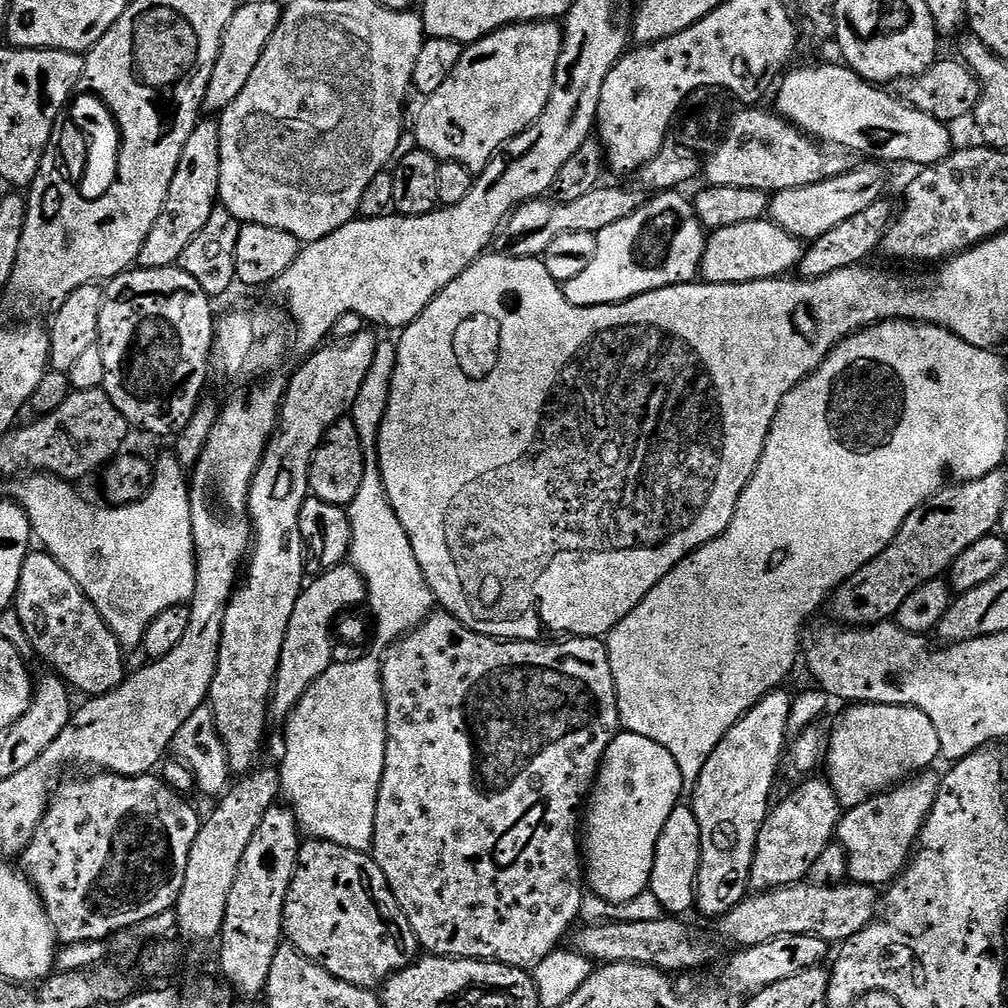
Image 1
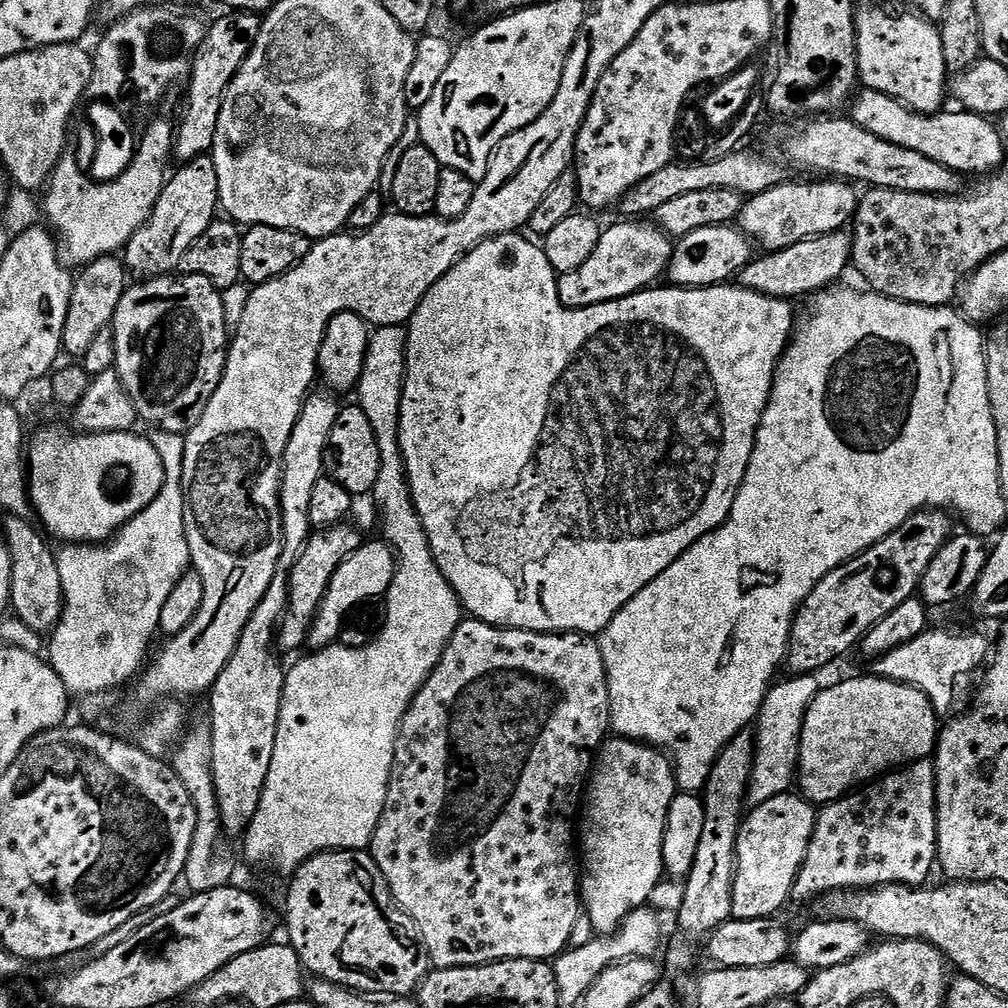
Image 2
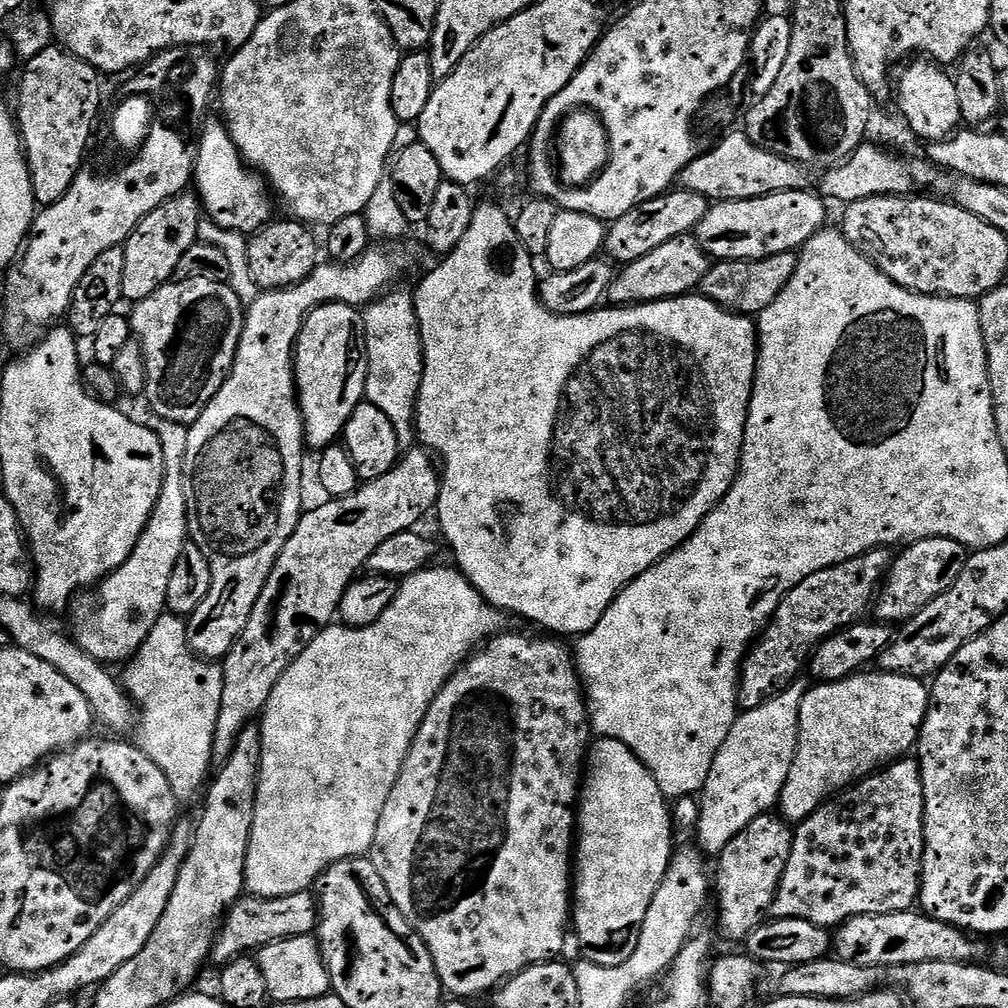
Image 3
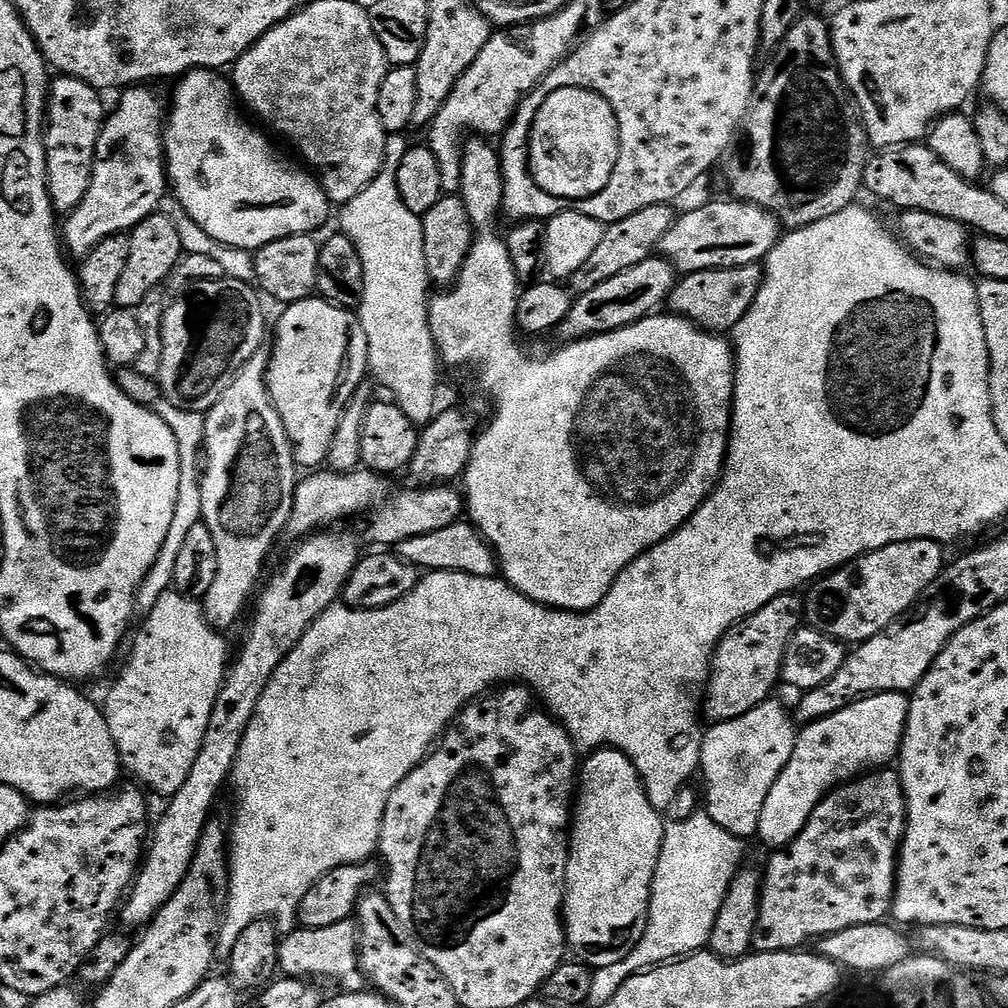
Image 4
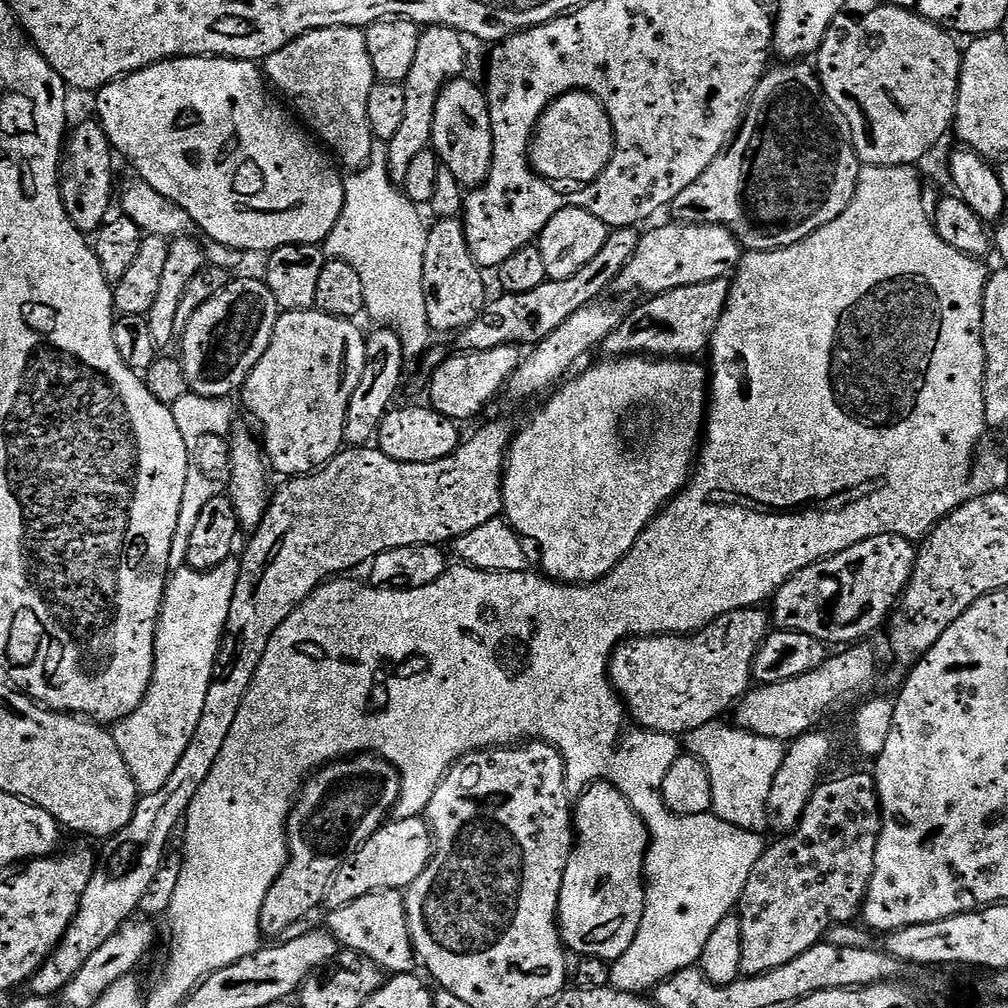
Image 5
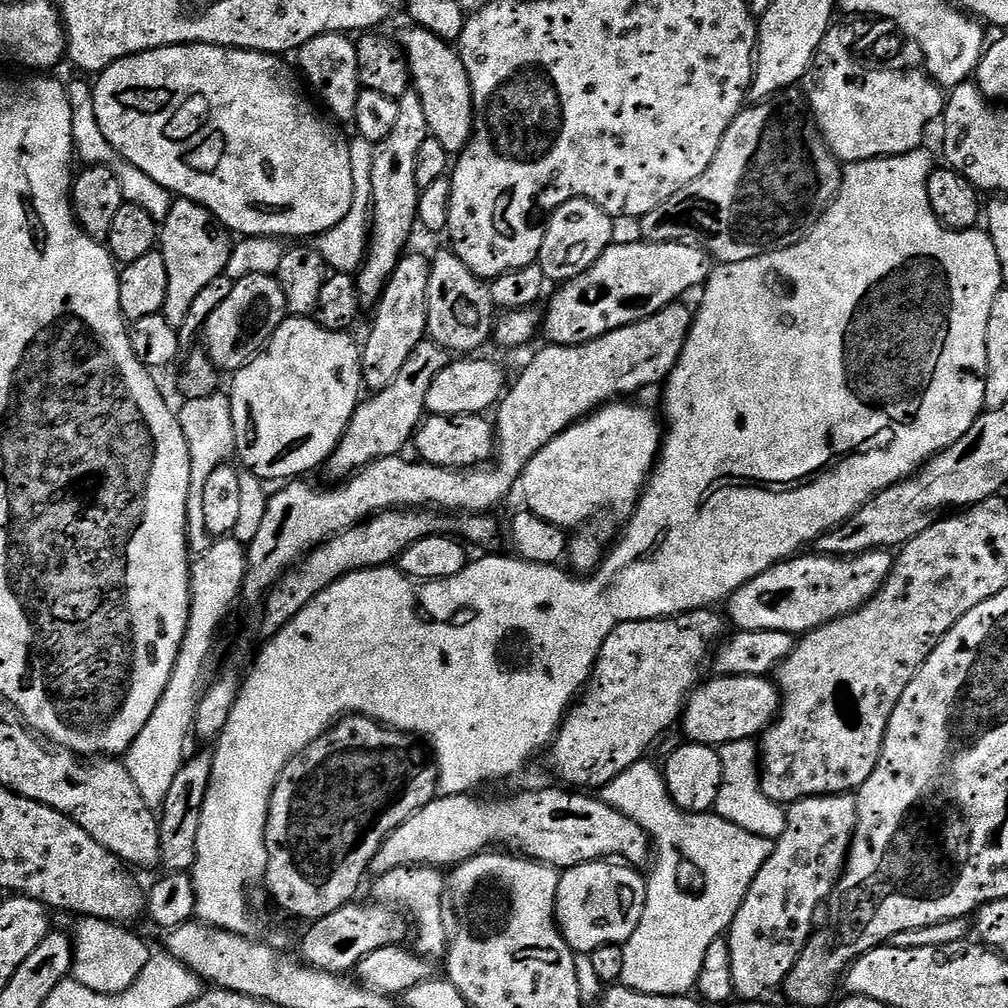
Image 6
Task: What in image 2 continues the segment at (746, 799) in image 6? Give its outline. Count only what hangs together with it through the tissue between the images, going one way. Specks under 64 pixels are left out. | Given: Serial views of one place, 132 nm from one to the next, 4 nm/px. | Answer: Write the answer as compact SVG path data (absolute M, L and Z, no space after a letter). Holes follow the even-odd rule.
M843 659L826 662L826 666L822 666L816 672L789 675L789 680L781 679L769 688L760 714L754 721L756 757L752 763L752 777L748 783L748 800L753 805L770 802L770 798L793 787L798 776L802 722L806 718L806 710L823 688L838 686L841 680L848 679L850 669L844 663Z

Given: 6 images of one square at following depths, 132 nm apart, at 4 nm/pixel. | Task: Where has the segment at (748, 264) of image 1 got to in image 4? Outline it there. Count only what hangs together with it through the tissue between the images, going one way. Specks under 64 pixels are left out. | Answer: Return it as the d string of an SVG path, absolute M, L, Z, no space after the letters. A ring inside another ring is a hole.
M667 258L643 260L638 266L630 266L630 270L622 270L622 274L614 274L614 278L602 282L602 286L594 286L594 290L586 290L573 299L570 314L566 314L558 329L561 341L584 340L588 336L613 332L653 315L659 309L656 307L667 301L677 279L677 269Z

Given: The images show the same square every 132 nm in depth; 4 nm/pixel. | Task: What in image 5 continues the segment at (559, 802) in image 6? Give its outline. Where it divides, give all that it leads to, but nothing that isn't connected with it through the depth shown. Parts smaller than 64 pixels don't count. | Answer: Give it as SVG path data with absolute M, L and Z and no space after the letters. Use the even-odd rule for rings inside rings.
M411 816L405 820L396 818L385 823L344 863L342 870L338 870L334 882L328 888L327 907L341 908L375 892L407 890L424 873L424 867L432 860L433 851L434 833L427 819Z

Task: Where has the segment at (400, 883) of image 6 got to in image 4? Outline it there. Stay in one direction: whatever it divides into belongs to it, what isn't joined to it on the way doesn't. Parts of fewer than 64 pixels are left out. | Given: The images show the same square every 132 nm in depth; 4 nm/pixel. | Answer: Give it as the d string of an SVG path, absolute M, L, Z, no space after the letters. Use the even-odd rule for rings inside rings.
M351 919L334 922L334 926L321 928L297 927L288 937L281 939L278 944L278 968L284 976L299 976L301 978L317 978L337 980L344 992L363 992L366 988L366 977L360 967L360 937L358 928Z

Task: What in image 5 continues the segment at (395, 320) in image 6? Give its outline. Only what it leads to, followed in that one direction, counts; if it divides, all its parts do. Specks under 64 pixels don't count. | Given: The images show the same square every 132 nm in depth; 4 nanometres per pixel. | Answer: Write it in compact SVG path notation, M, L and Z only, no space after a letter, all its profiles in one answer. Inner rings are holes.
M376 330L368 332L366 339L366 366L360 379L358 390L350 398L350 406L346 414L344 427L344 442L348 446L368 446L377 439L382 418L393 407L392 399L400 388L400 379L404 376L404 347L398 333L391 330Z

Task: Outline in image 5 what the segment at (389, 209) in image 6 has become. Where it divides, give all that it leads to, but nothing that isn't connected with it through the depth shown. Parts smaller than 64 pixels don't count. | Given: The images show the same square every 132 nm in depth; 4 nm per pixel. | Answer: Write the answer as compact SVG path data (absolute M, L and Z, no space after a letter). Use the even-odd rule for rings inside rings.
M444 25L428 26L420 33L418 54L414 54L414 66L410 66L410 74L403 82L406 90L405 119L398 134L387 141L388 169L390 178L395 184L403 186L406 174L409 173L410 158L429 151L434 130L434 110L438 106L438 94L448 83L463 77L464 63L468 60L468 52L464 49L465 37L453 28Z

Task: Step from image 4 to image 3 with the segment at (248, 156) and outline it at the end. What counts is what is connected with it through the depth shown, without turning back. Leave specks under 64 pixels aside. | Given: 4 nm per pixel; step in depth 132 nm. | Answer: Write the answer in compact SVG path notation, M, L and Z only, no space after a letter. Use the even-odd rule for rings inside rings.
M209 119L200 134L200 149L196 155L194 177L194 188L197 188L195 191L207 219L226 230L245 234L257 232L273 219L273 197L266 188L260 188L261 177L245 164L235 142L230 138L227 127L219 119L216 120Z

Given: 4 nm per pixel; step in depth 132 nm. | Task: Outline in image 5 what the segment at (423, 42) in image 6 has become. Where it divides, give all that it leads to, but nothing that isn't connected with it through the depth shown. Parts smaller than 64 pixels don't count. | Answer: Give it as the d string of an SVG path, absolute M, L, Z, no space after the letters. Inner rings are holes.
M457 78L444 87L442 94L438 94L438 106L434 110L434 130L432 131L431 147L440 158L442 167L450 170L454 178L458 178L460 187L471 190L486 182L490 174L490 166L494 158L494 134L490 126L490 110L488 98L483 87L480 88L469 78Z

